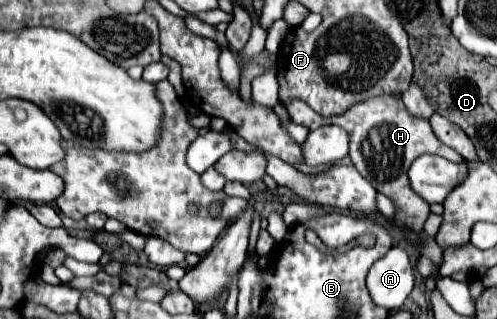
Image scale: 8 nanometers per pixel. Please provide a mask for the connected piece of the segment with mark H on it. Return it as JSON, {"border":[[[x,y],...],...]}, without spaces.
{"border":[[[390,95],[372,97],[370,101],[354,105],[350,111],[346,111],[338,117],[318,117],[318,113],[314,113],[314,109],[310,109],[304,101],[282,101],[282,105],[286,107],[286,111],[290,113],[294,123],[306,125],[310,131],[318,129],[318,125],[330,125],[330,123],[344,127],[350,135],[350,159],[352,159],[354,167],[358,169],[358,173],[364,179],[368,179],[378,193],[384,193],[386,197],[390,197],[396,203],[396,207],[398,207],[396,221],[410,227],[414,231],[414,235],[412,235],[414,239],[418,237],[418,233],[422,231],[424,221],[430,213],[430,205],[426,201],[422,201],[422,197],[416,197],[416,193],[410,187],[408,169],[410,169],[412,161],[426,153],[439,155],[454,163],[463,161],[462,156],[458,155],[454,149],[442,145],[434,137],[434,131],[430,129],[430,123],[426,119],[412,117],[400,99],[390,97]]]}

